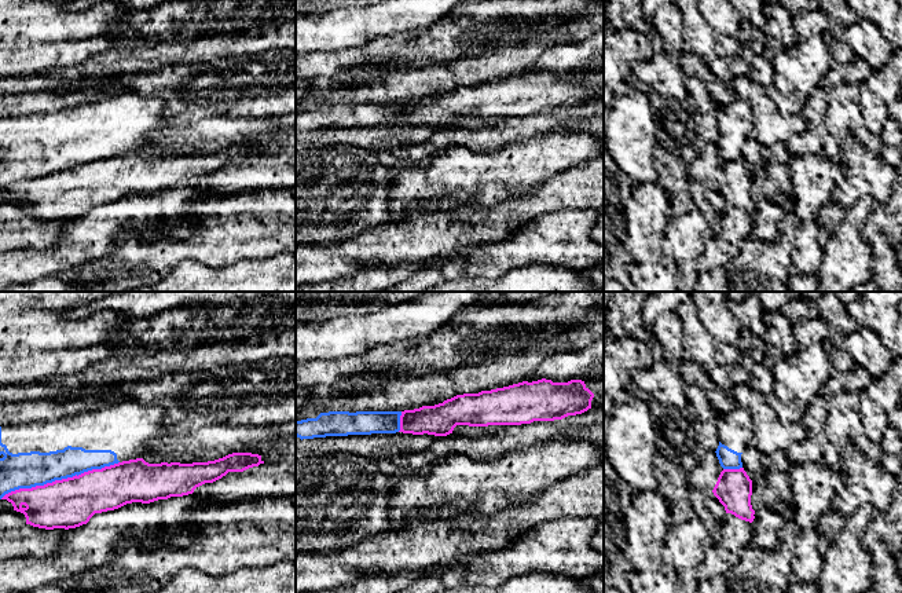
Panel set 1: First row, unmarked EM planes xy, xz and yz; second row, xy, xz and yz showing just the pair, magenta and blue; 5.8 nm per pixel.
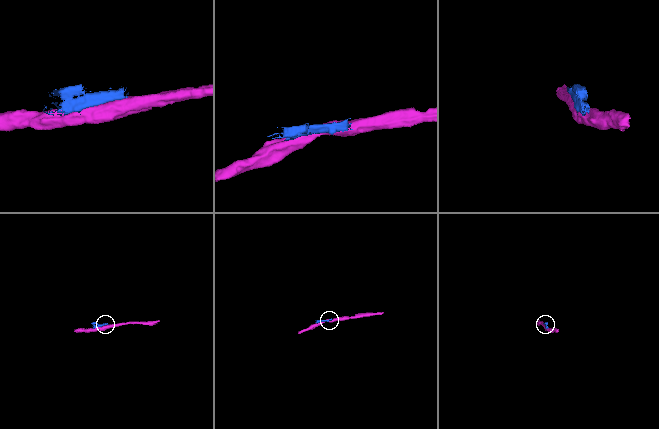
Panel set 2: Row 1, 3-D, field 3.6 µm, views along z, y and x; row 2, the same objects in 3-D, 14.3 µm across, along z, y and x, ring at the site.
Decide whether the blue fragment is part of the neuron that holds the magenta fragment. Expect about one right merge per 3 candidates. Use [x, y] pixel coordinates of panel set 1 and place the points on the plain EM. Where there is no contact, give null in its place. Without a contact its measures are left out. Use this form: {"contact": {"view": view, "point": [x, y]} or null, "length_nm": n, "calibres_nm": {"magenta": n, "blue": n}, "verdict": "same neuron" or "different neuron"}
{"contact": {"view": "xy", "point": [59, 172]}, "length_nm": 750, "calibres_nm": {"magenta": 300, "blue": 200}, "verdict": "different neuron"}

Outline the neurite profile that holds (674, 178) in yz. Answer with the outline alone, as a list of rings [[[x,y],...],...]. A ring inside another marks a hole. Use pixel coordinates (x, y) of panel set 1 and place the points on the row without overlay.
[[[660,144],[653,150],[653,165],[659,172],[659,184],[667,194],[671,205],[671,215],[681,216],[694,208],[689,193],[690,175],[688,164],[676,155],[668,153]]]

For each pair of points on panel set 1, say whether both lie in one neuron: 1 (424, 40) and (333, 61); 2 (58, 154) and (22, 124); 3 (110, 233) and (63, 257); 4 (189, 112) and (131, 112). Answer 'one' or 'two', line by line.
1: one
2: one
3: one
4: two

